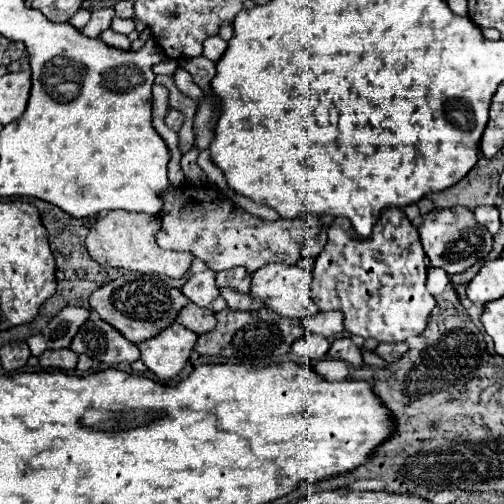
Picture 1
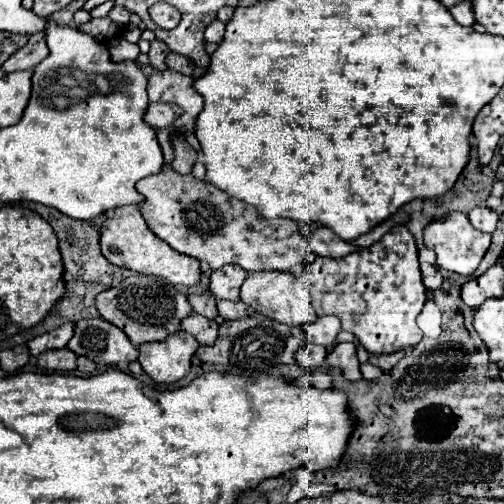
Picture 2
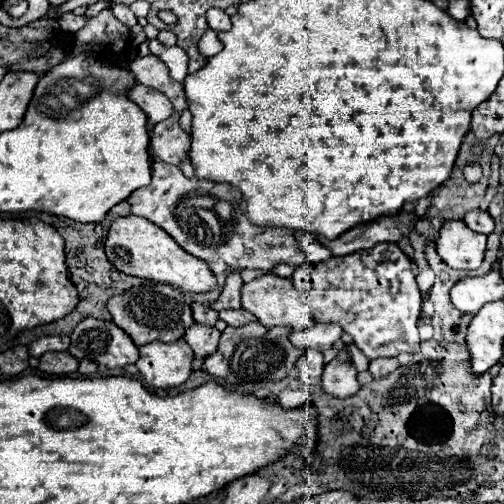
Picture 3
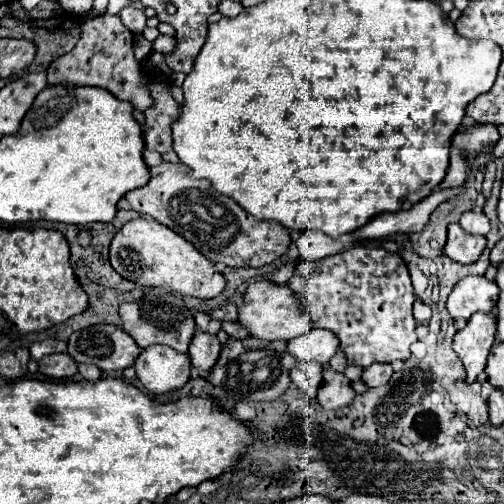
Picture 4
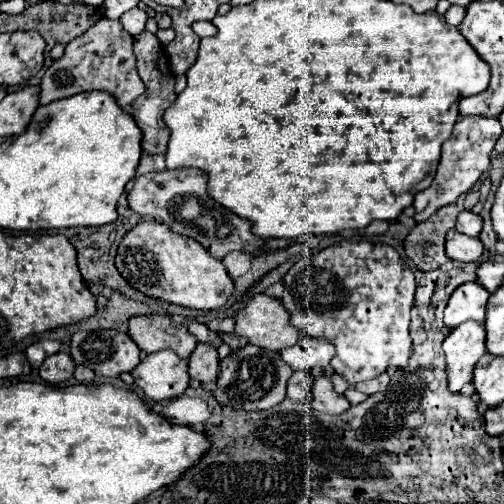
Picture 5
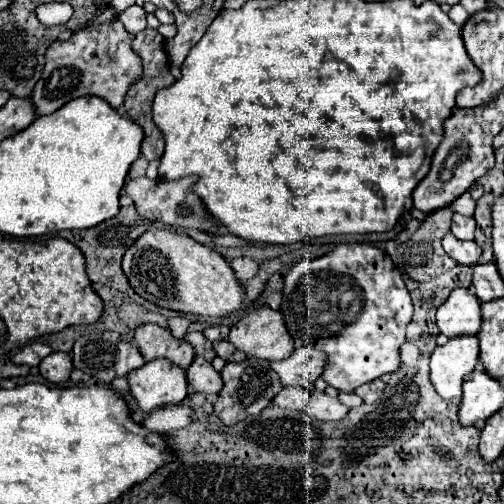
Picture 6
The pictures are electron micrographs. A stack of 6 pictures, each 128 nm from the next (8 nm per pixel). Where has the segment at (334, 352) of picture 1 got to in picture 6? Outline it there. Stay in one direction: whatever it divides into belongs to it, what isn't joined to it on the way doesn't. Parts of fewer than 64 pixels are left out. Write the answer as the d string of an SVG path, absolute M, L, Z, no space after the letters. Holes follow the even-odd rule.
M310 392L310 402L306 406L306 412L322 422L338 422L346 416L348 408L338 402L338 398L330 398L324 392Z

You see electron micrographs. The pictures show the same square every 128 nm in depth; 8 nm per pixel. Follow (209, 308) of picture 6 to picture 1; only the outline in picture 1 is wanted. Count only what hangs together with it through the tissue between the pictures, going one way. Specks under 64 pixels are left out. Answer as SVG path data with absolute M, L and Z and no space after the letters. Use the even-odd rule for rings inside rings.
M112 210L106 212L102 218L96 220L96 224L90 228L86 236L86 246L90 256L100 262L102 266L112 268L124 268L124 270L136 270L142 274L162 274L170 278L184 278L190 272L190 266L194 262L194 256L188 252L172 252L158 248L156 244L156 232L158 216L150 214L138 214L138 212L126 212L126 210Z

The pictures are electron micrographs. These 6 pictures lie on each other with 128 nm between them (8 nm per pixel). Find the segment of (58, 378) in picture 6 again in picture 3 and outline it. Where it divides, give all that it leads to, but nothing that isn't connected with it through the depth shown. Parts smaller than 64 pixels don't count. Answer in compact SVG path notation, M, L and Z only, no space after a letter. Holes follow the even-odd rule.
M46 352L40 356L40 372L54 374L54 376L68 376L78 370L78 360L68 352Z

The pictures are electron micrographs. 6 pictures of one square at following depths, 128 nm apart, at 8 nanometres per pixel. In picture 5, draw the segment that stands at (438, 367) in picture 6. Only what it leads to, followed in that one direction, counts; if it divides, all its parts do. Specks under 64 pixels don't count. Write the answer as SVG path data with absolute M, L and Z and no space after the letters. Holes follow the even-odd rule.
M470 320L450 330L442 350L446 354L448 390L462 392L472 380L472 368L484 356L484 324Z

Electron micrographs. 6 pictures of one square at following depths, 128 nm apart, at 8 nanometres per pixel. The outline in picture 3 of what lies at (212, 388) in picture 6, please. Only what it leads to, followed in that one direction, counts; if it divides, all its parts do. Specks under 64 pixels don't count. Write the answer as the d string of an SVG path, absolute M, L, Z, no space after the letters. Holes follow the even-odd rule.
M192 324L192 328L188 328L188 332L184 336L184 340L194 350L194 356L198 360L204 360L212 352L216 352L218 338L220 338L220 332L216 328L208 328L202 324Z

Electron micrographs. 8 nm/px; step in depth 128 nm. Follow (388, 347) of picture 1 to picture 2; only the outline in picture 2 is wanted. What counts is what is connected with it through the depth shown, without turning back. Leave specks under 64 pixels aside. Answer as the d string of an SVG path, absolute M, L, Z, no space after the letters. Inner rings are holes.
M396 352L396 354L384 354L384 356L370 356L370 362L374 364L374 366L378 366L382 372L388 372L400 358L404 356L404 352Z

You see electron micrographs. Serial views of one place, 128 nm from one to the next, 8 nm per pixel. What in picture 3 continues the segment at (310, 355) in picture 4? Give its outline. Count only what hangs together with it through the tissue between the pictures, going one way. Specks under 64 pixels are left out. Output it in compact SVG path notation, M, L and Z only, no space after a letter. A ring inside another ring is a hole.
M314 324L312 328L306 328L302 332L292 332L290 340L302 352L306 352L306 350L326 352L326 350L334 348L334 344L340 342L342 334L344 332L338 324Z

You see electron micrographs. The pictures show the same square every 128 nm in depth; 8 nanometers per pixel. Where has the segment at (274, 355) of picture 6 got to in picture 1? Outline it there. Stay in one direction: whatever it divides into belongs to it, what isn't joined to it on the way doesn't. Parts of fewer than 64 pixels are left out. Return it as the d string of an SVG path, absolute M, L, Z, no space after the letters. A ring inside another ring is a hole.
M266 264L260 270L252 274L252 284L250 284L250 296L258 298L264 302L264 306L272 308L284 318L310 318L318 312L316 304L312 304L310 296L310 272L302 270L298 266L288 266L288 264Z

